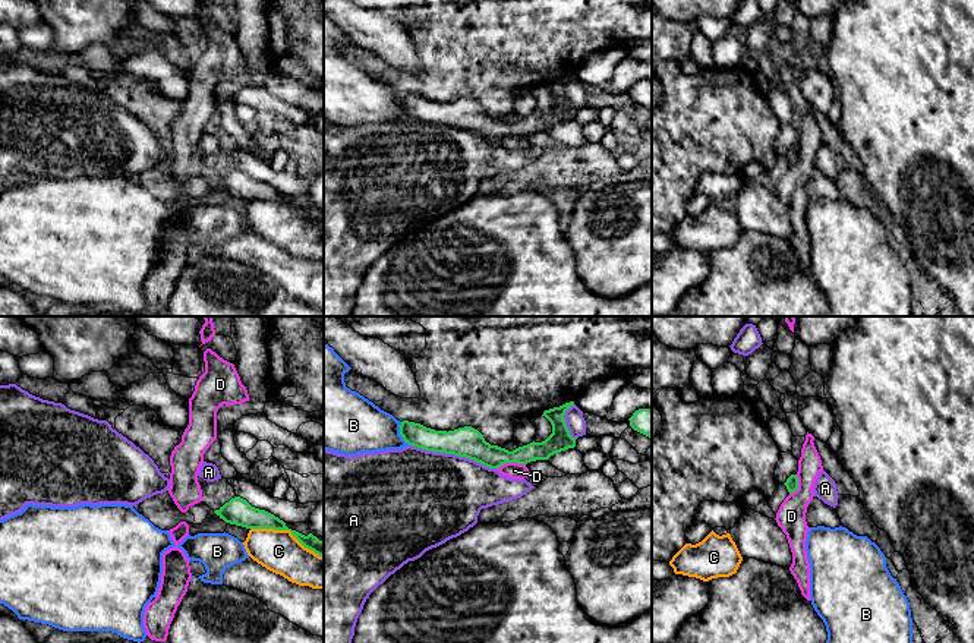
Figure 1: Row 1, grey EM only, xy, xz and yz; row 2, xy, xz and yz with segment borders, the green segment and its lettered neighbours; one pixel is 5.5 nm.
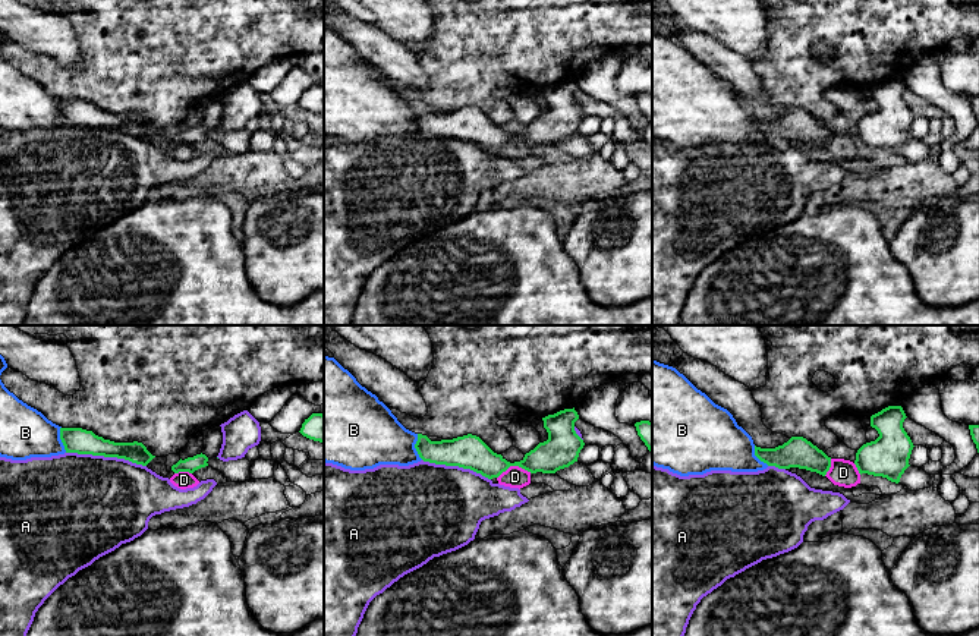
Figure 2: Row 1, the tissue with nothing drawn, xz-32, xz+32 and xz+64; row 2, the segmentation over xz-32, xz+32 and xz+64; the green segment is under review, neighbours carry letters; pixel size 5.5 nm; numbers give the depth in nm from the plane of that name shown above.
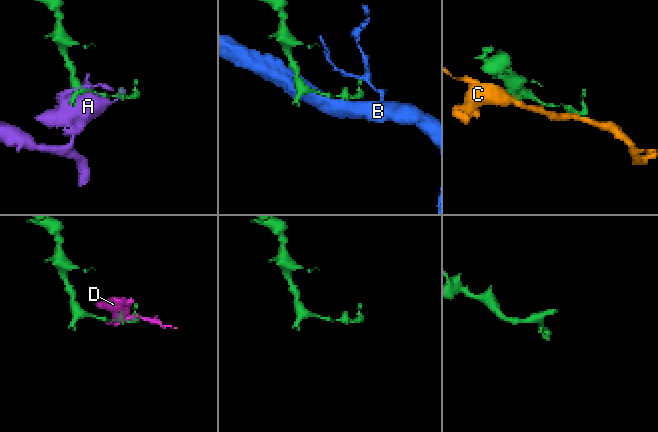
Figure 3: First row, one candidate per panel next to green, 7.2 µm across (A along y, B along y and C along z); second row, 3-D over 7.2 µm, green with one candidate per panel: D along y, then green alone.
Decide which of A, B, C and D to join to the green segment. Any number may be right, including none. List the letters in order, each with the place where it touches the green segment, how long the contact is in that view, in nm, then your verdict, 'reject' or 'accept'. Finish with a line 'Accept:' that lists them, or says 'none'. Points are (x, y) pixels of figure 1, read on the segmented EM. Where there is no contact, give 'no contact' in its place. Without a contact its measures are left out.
A: meets green in xz at (453, 453); contact 500 nm long; reject
B: meets green in xz at (400, 434); contact 140 nm long; reject
C: meets green in xy at (287, 529); contact 440 nm long; reject
D: meets green in xz at (510, 462); contact 160 nm long; reject
Accept: none

